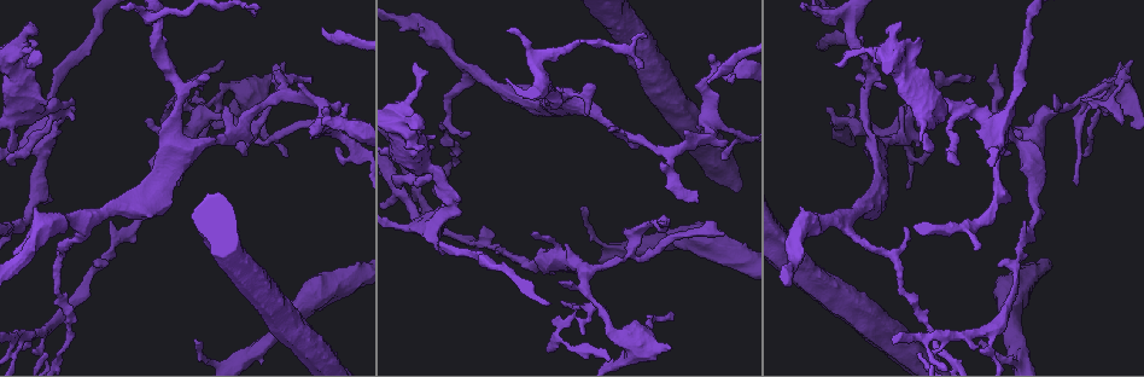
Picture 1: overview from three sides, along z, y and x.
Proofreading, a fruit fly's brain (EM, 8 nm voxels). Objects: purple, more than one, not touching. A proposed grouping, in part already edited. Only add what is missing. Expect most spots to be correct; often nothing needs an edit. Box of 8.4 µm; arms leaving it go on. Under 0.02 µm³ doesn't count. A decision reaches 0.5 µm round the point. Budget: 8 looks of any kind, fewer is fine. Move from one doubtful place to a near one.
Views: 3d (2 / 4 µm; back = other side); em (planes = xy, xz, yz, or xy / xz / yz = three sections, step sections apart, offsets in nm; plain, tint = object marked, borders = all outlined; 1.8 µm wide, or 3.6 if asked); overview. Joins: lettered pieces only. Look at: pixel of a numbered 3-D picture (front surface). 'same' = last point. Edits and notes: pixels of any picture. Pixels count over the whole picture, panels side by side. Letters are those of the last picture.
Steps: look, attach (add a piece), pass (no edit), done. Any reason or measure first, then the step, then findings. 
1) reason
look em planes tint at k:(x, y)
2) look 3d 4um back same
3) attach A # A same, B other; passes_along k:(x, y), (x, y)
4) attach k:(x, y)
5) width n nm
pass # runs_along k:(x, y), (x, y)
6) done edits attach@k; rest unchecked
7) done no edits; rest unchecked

stops while still wide
look 3d 4um at 1:(899, 27)

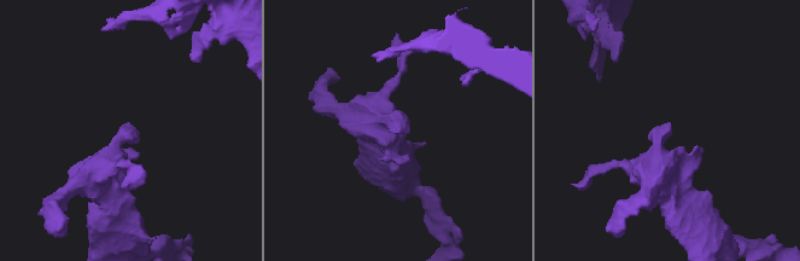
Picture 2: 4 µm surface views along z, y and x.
look em planes tint at 2:(668, 131)

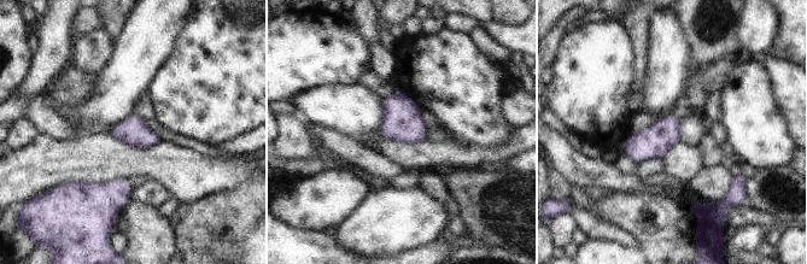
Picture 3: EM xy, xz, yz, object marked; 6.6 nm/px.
what lies round it
look em planes borders same

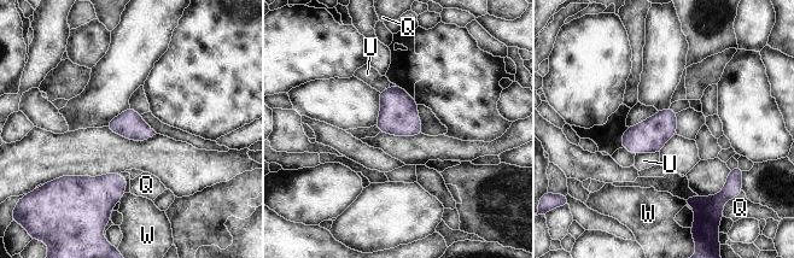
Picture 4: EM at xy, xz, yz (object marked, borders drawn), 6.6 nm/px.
pass # Q other, U other, W other; border 4:(659, 152), (640, 152), (635, 156); none of them fits

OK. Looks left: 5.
sharp bend
look 3d 2um back at 1:(1107, 103)

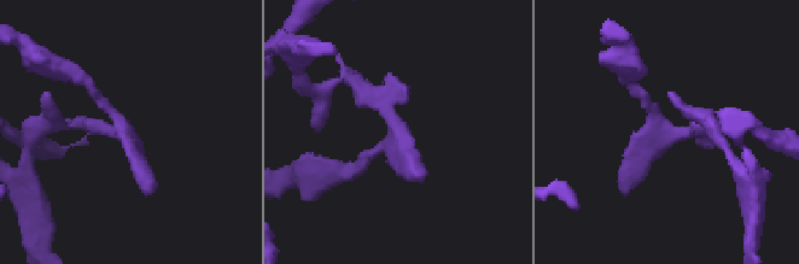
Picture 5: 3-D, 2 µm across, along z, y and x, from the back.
shape alone is not enough
look em planes borders at 5:(674, 133)

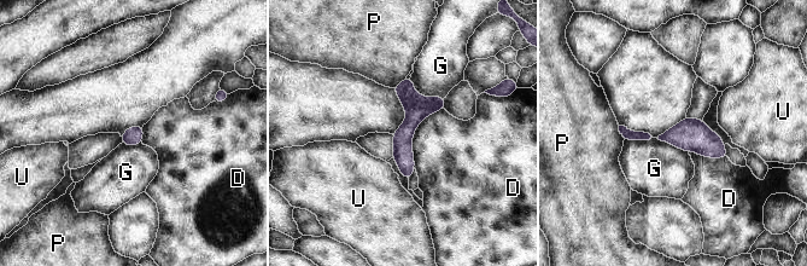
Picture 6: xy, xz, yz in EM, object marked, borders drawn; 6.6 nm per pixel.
pass # D other, G other, P other, U other; border 6:(444, 109), (416, 128), (414, 168); none of them fits

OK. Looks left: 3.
free end
look em planes borders at 1:(146, 120)

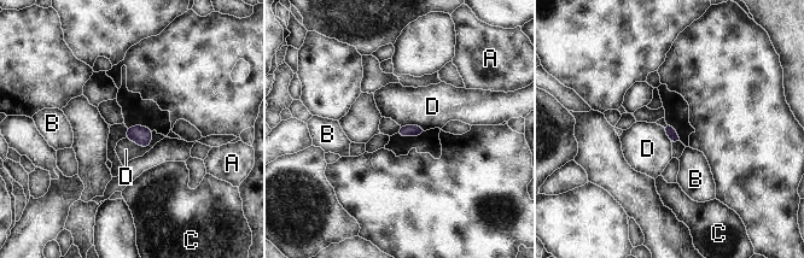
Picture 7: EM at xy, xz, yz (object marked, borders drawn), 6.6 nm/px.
longest_contact D 200 nm
pass # A other, B other, C other, D other; border 7:(153, 130), (147, 148), (124, 138); no lettered piece goes on from it

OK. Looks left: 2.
done no edits; rest unchecked

